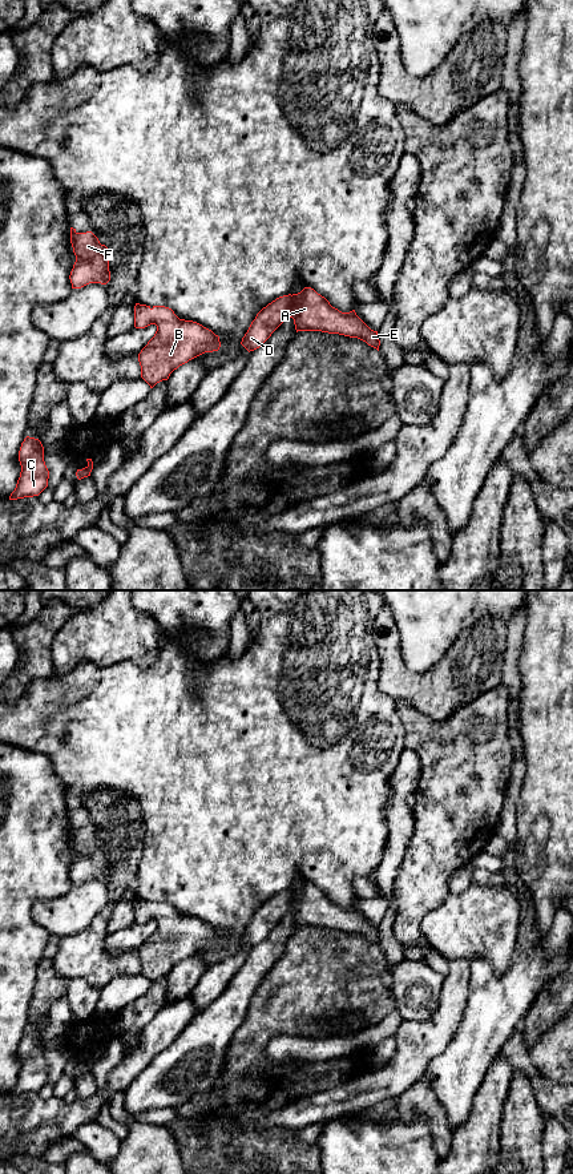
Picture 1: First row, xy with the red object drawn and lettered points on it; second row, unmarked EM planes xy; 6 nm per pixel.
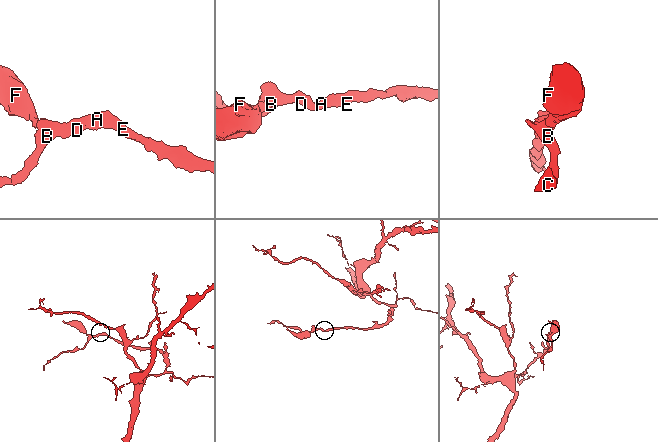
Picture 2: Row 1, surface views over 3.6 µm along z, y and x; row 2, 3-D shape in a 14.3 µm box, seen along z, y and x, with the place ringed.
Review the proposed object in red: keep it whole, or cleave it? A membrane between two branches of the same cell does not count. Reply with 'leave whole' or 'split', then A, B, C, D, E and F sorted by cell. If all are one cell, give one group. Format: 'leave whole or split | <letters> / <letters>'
leave whole | A B C D E F

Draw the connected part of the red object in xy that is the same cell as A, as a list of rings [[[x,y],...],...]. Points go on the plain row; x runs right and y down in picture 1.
[[[311,883],[298,889],[277,893],[263,903],[251,917],[241,940],[250,948],[259,944],[288,913],[298,927],[322,927],[358,933],[379,947],[378,927],[371,925],[355,908],[342,908]]]

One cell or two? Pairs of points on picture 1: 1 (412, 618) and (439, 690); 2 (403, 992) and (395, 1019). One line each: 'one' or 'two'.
1: two
2: two

